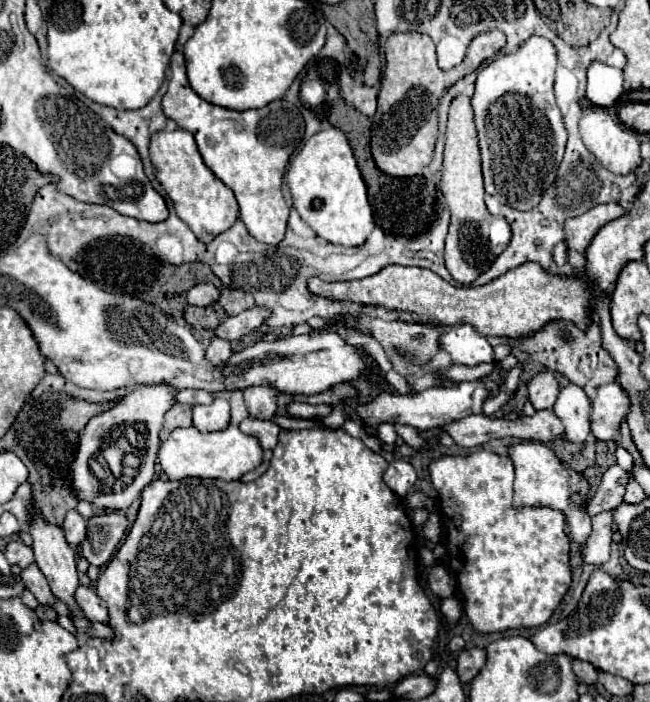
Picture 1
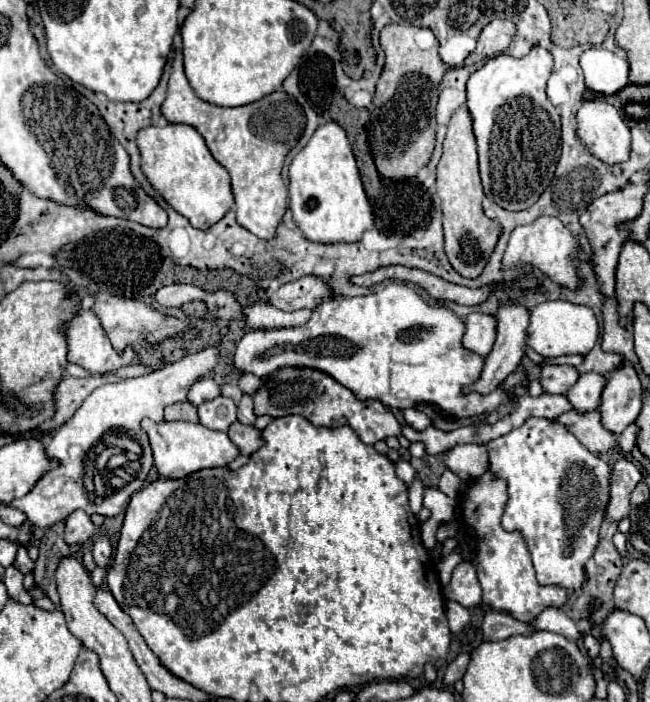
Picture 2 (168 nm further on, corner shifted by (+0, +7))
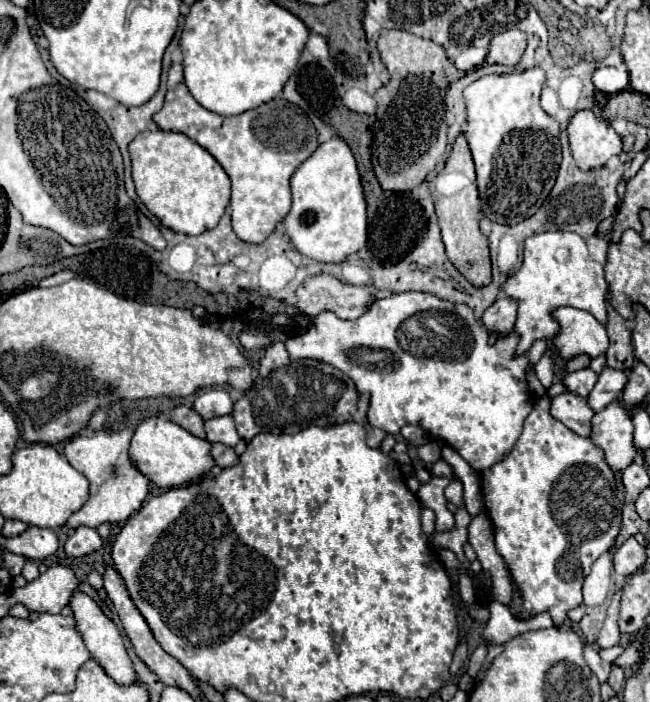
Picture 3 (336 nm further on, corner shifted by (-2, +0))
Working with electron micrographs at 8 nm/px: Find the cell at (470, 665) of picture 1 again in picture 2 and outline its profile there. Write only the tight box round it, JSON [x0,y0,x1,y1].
[444,653,470,685]

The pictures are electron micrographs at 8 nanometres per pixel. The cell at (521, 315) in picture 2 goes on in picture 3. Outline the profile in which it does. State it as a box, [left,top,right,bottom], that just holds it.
[500,232,606,354]

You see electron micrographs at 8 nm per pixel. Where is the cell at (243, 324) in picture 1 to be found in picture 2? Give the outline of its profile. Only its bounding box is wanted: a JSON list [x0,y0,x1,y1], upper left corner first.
[268,275,332,311]

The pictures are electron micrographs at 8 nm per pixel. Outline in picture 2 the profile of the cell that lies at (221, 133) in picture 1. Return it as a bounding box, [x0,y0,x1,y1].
[162,51,306,239]

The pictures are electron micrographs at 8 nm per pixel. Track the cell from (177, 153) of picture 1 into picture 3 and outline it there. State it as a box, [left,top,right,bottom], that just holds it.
[128,130,230,236]

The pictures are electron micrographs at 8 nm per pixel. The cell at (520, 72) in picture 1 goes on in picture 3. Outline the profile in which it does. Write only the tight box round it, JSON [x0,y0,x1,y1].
[464,66,562,224]

